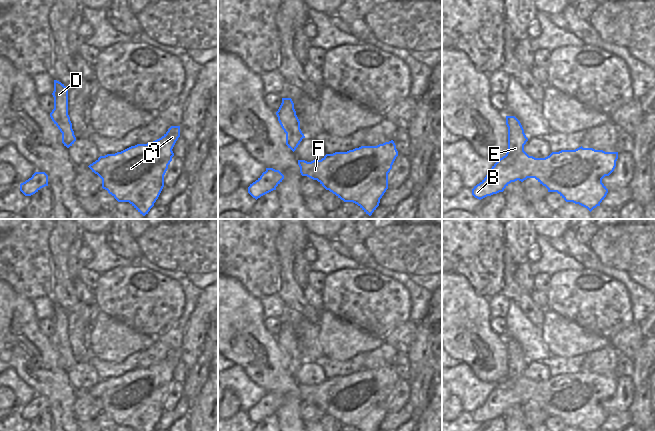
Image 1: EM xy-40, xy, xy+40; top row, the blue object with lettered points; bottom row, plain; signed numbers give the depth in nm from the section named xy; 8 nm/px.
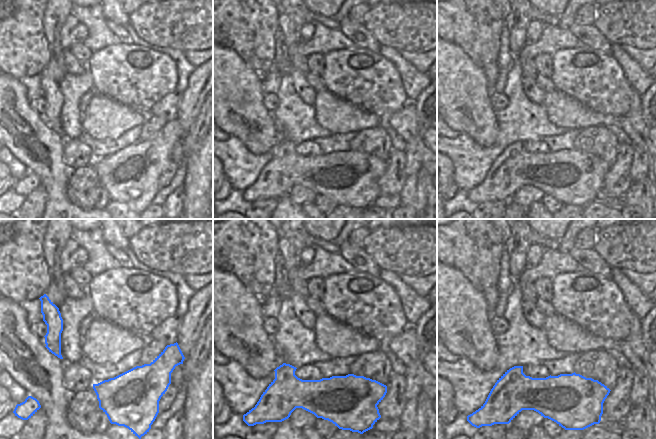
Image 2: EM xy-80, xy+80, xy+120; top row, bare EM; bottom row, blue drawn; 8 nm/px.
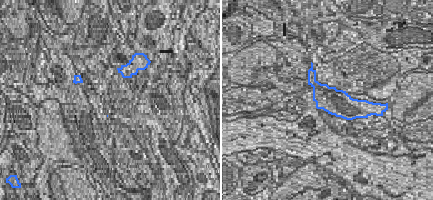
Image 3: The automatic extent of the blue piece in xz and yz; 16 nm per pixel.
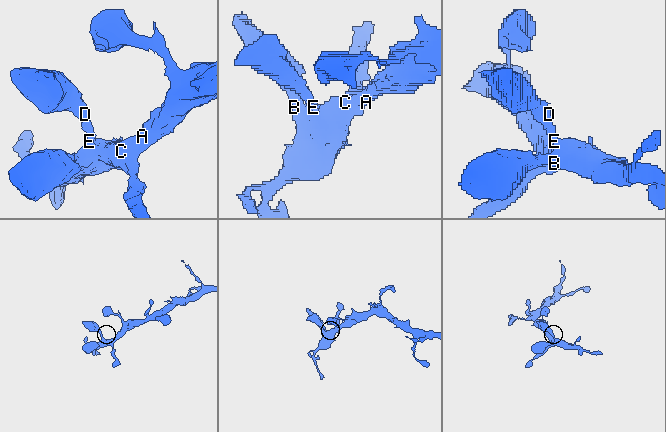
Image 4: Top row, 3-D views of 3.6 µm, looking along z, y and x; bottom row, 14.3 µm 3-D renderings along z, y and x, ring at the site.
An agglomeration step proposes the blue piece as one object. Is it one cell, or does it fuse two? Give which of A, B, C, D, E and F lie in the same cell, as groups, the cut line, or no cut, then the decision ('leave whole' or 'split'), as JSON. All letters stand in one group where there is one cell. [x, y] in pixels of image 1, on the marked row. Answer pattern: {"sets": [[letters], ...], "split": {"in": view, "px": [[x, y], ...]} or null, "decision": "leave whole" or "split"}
{"sets": [["A", "B", "C", "D", "E", "F"]], "split": null, "decision": "leave whole"}

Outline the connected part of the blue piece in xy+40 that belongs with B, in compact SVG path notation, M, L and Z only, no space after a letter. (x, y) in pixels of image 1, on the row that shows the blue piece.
M506 116L506 125L508 127L508 151L492 166L486 177L474 186L472 195L475 198L481 200L503 192L511 182L517 180L523 182L527 178L535 178L548 189L548 192L557 192L566 202L579 204L590 212L600 206L608 193L602 179L614 171L618 152L605 152L581 146L575 150L552 152L545 158L535 158L524 151L528 138L520 121L515 116Z

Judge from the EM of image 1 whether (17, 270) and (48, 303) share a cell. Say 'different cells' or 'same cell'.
different cells

